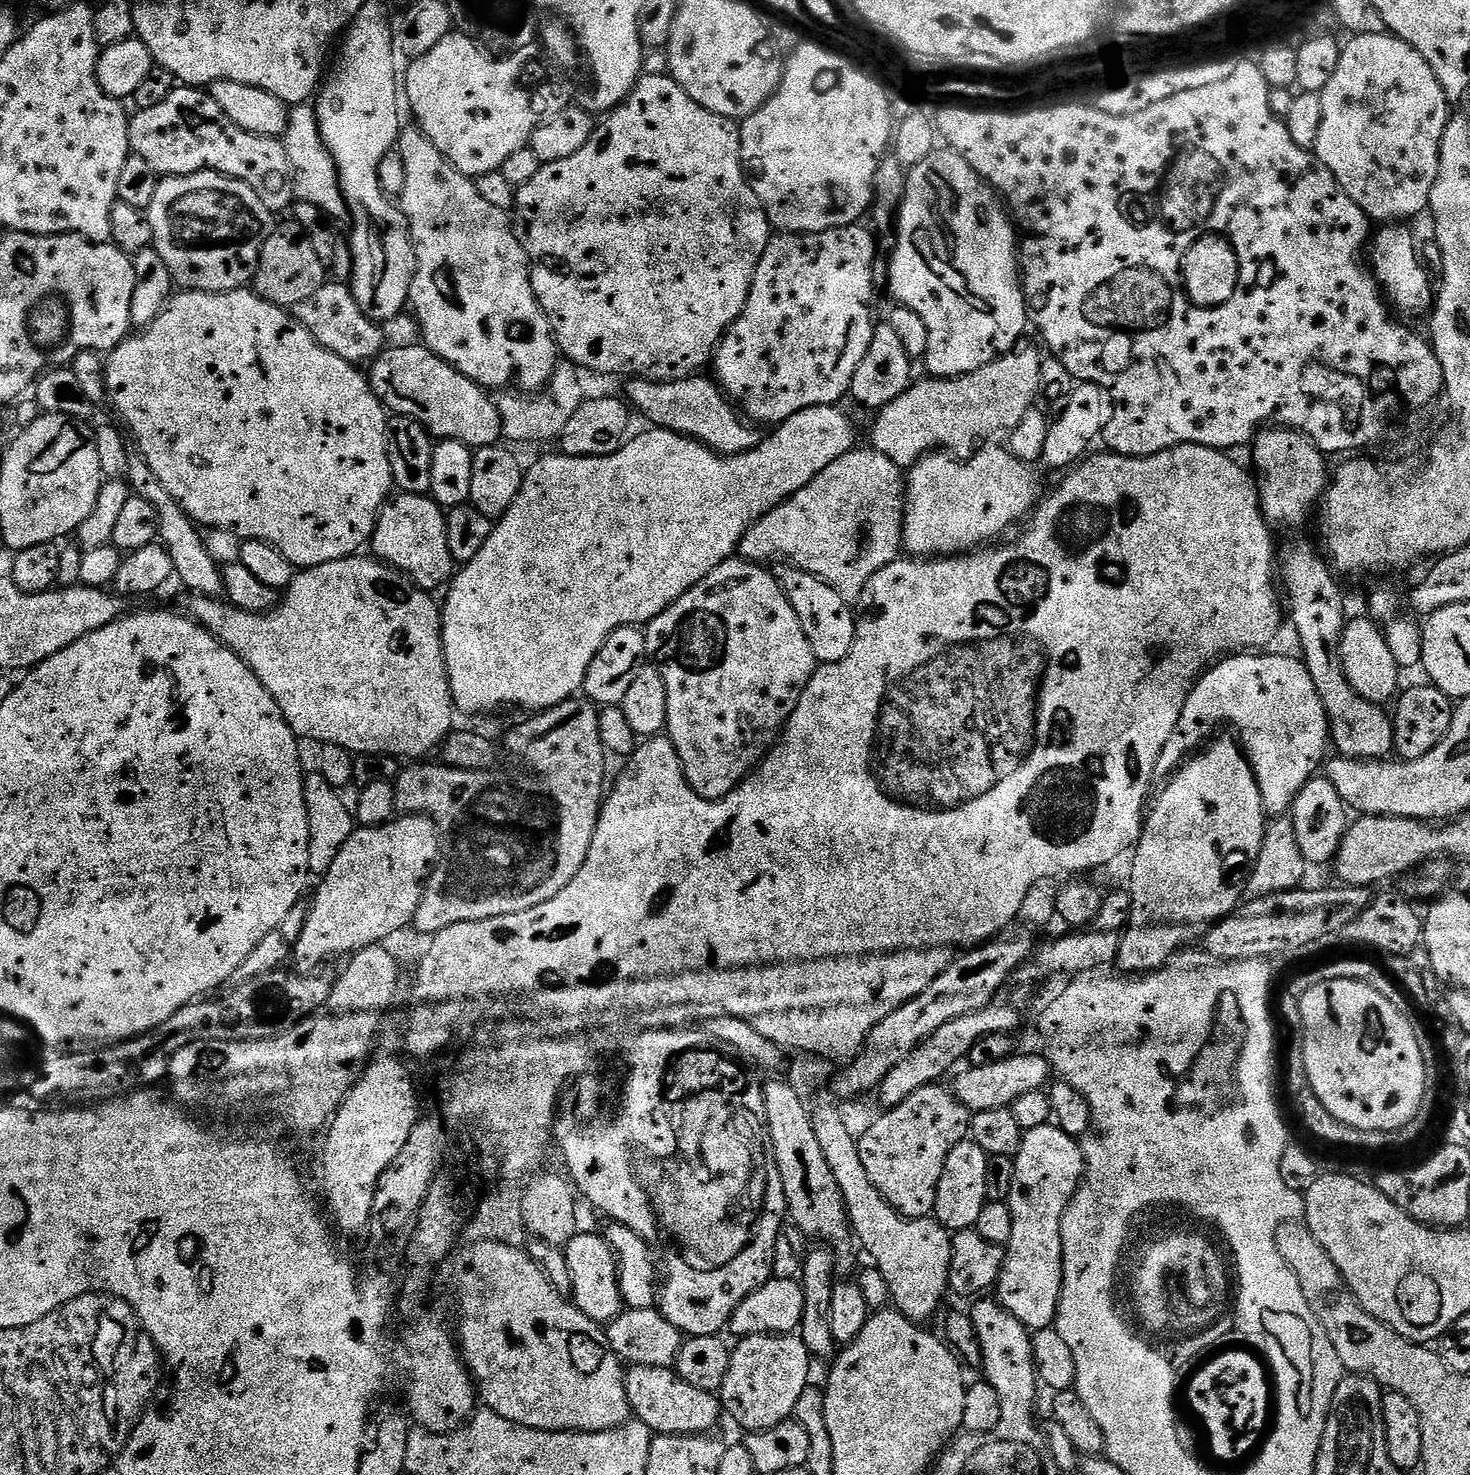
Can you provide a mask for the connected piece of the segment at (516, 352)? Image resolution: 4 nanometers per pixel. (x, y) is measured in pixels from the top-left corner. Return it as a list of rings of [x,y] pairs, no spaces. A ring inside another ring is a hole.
[[[409,126],[409,128],[405,127],[401,131],[398,151],[406,166],[406,186],[403,194],[398,198],[398,204],[404,213],[404,219],[408,222],[408,230],[416,249],[416,277],[412,280],[410,308],[411,311],[416,311],[416,318],[420,322],[420,332],[424,335],[422,337],[423,343],[431,352],[441,356],[447,364],[453,364],[462,375],[470,378],[485,390],[504,388],[507,384],[516,383],[520,387],[517,389],[523,390],[525,393],[539,393],[551,380],[553,372],[558,367],[558,359],[556,360],[558,345],[556,335],[552,333],[552,324],[548,320],[548,315],[542,310],[542,306],[534,294],[530,261],[524,253],[524,246],[520,243],[519,236],[516,235],[516,229],[509,213],[490,206],[490,202],[486,202],[486,198],[482,198],[482,194],[478,194],[475,179],[471,176],[463,176],[441,154],[438,146],[434,146],[434,142],[430,142],[430,138],[426,138],[426,134],[420,131],[419,128]]]

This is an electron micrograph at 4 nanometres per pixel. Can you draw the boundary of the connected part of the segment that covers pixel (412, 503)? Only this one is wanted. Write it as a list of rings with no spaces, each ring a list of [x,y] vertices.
[[[397,495],[380,513],[370,548],[376,551],[373,552],[375,559],[404,572],[426,592],[435,593],[436,588],[443,589],[453,579],[454,561],[448,541],[448,517],[445,509],[431,495]]]

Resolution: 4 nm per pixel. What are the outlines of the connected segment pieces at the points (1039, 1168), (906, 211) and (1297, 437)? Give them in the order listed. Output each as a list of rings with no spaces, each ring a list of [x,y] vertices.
[[[1049,1122],[1025,1131],[1014,1159],[1014,1186],[1010,1186],[1010,1194],[1006,1201],[1010,1218],[1014,1218],[1014,1234],[1010,1234],[1010,1242],[1006,1245],[1004,1265],[1000,1271],[1000,1279],[996,1282],[994,1296],[1007,1312],[1014,1314],[1014,1318],[1018,1318],[1018,1322],[1024,1324],[1025,1328],[1039,1330],[1053,1327],[1056,1322],[1056,1311],[1064,1281],[1062,1218],[1066,1214],[1066,1206],[1074,1198],[1080,1183],[1084,1181],[1084,1150],[1077,1137],[1066,1134],[1066,1130]]]
[[[937,150],[933,152],[930,158],[926,158],[926,162],[918,162],[918,166],[907,169],[907,173],[906,194],[900,203],[898,223],[894,228],[896,245],[892,248],[890,288],[897,305],[914,310],[921,316],[922,322],[926,322],[926,330],[930,334],[930,346],[923,359],[923,363],[928,364],[927,375],[942,380],[953,380],[959,376],[970,374],[974,370],[982,370],[982,366],[994,362],[1000,356],[1009,355],[1021,343],[1019,340],[1020,335],[1024,332],[1024,327],[1026,329],[1029,327],[1028,307],[1024,301],[1022,269],[1018,263],[1018,232],[1006,211],[1005,205],[998,199],[997,193],[957,152]]]
[[[1272,426],[1264,431],[1257,435],[1250,448],[1252,460],[1256,463],[1255,471],[1261,472],[1258,476],[1261,509],[1273,525],[1300,524],[1327,493],[1330,468],[1328,472],[1325,453],[1309,436],[1291,428]]]

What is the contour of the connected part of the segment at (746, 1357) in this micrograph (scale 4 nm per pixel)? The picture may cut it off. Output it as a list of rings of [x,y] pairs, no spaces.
[[[796,1334],[787,1336],[746,1336],[737,1344],[740,1345],[731,1349],[730,1366],[726,1370],[726,1378],[722,1382],[718,1393],[723,1411],[727,1415],[729,1412],[748,1432],[770,1430],[795,1413],[802,1390],[806,1390],[810,1386],[808,1375],[812,1372],[813,1361],[808,1355],[806,1346],[800,1341],[799,1335]]]

